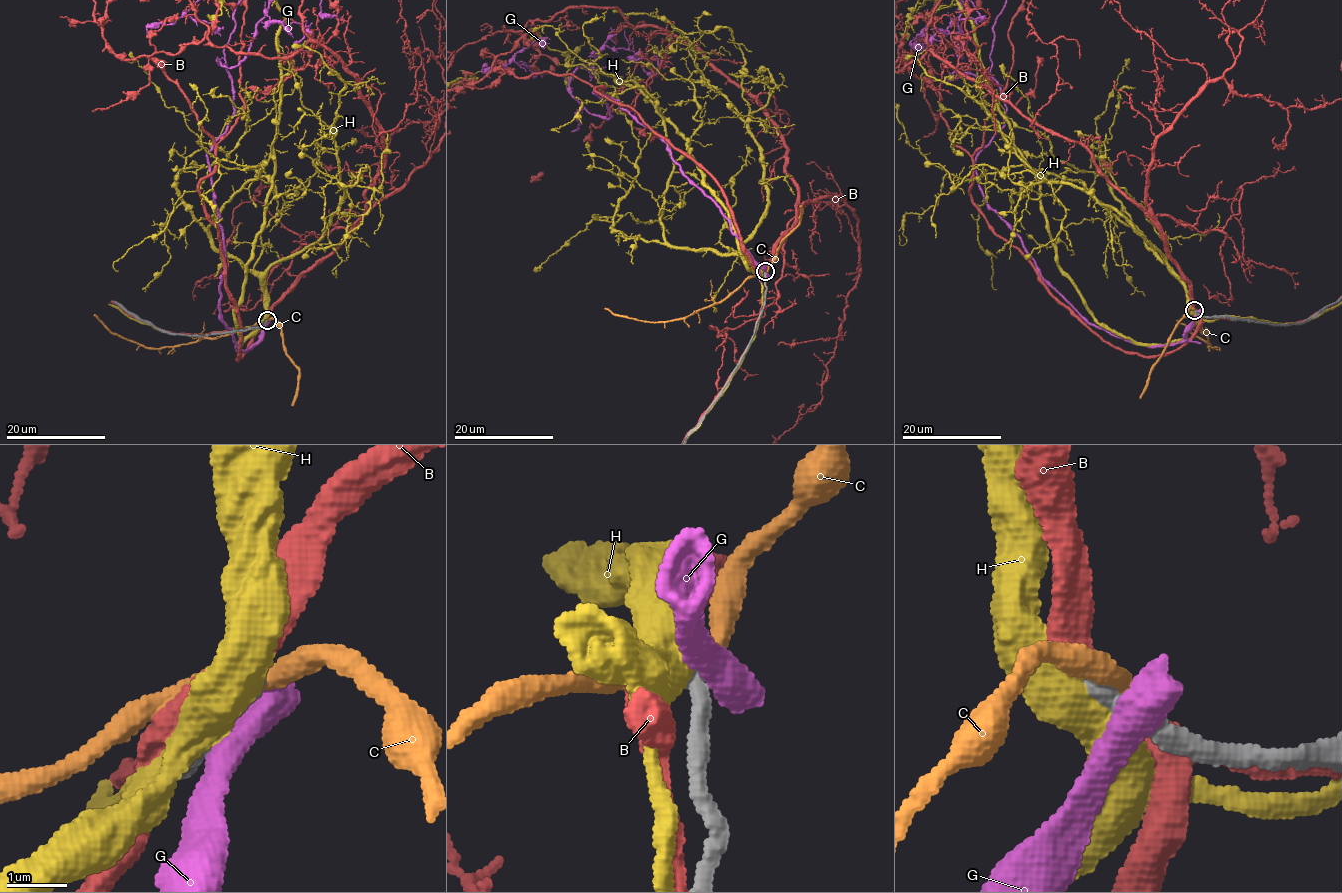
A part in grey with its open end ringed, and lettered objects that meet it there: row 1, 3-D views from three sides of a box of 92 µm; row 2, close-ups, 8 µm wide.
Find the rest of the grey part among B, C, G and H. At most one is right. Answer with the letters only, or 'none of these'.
none of these

